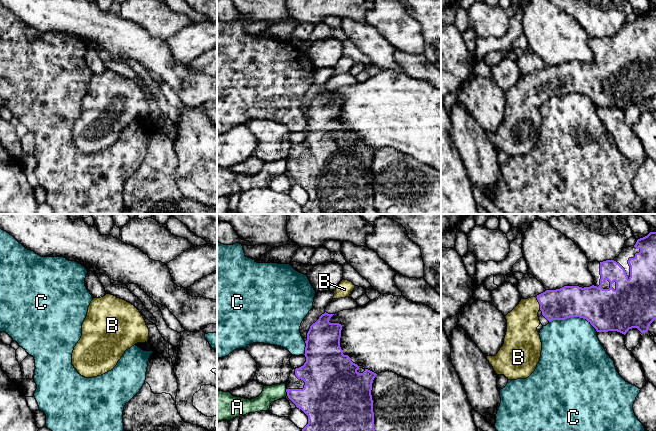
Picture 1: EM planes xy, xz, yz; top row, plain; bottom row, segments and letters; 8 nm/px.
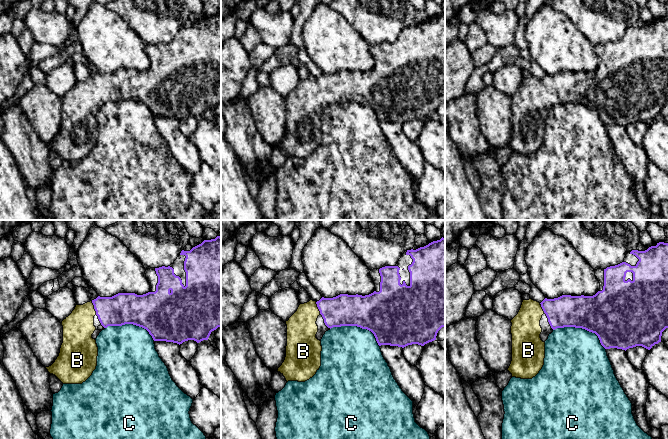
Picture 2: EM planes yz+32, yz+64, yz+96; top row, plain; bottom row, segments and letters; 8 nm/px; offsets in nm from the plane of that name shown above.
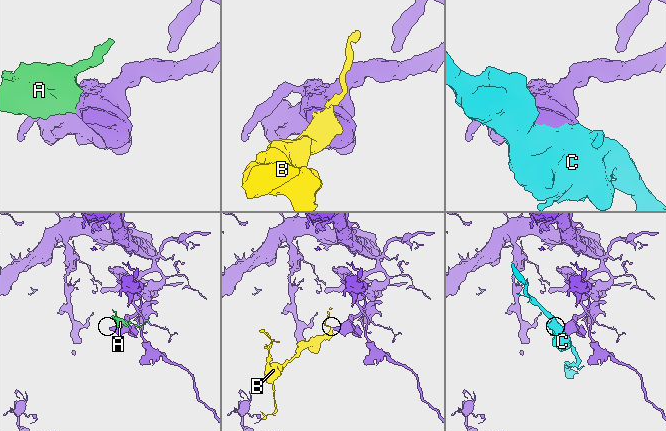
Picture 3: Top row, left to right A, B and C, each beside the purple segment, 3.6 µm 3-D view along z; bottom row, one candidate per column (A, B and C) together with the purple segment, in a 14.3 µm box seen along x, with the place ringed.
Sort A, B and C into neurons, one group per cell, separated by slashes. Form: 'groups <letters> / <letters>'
groups A / B / C

